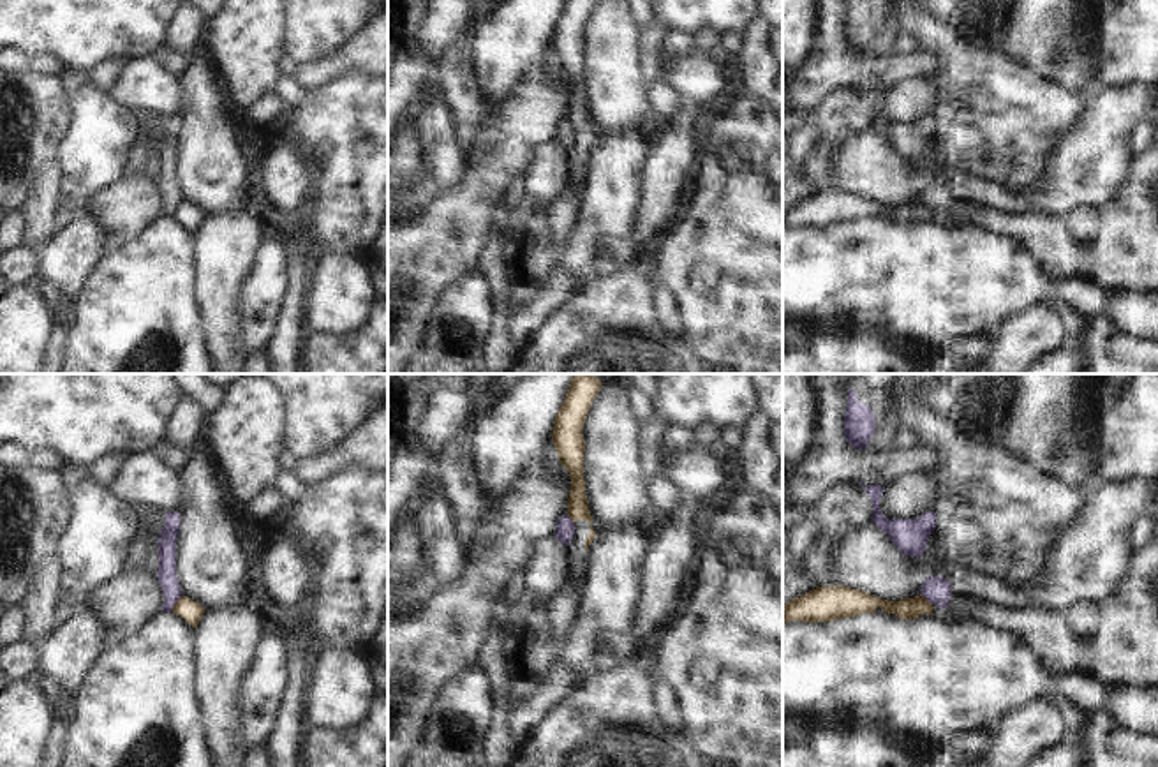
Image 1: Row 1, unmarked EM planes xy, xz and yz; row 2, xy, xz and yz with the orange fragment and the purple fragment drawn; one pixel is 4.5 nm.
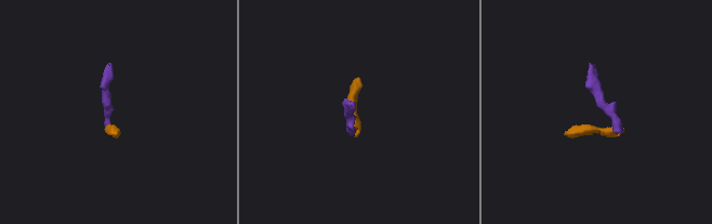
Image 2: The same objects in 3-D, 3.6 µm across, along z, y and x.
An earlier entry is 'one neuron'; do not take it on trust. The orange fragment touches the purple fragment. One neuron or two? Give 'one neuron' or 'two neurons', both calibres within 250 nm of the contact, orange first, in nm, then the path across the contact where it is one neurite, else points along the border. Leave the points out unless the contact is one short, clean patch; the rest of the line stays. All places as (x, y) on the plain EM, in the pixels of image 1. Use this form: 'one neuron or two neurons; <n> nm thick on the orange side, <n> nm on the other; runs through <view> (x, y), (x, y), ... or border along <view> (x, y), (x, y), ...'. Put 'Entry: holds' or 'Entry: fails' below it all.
two neurons; 100 nm thick on the orange side, 90 nm on the other; border along xy (182, 200), (171, 215)
Entry: fails

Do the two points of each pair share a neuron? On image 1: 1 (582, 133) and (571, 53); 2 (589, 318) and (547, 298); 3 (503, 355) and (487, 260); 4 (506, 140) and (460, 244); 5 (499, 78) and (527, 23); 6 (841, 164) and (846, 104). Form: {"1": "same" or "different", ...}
{"1": "same", "2": "different", "3": "same", "4": "same", "5": "same", "6": "different"}

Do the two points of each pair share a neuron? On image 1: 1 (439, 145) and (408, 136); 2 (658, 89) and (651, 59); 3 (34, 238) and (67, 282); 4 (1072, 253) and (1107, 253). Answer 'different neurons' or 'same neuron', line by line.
1: different neurons
2: different neurons
3: different neurons
4: same neuron

